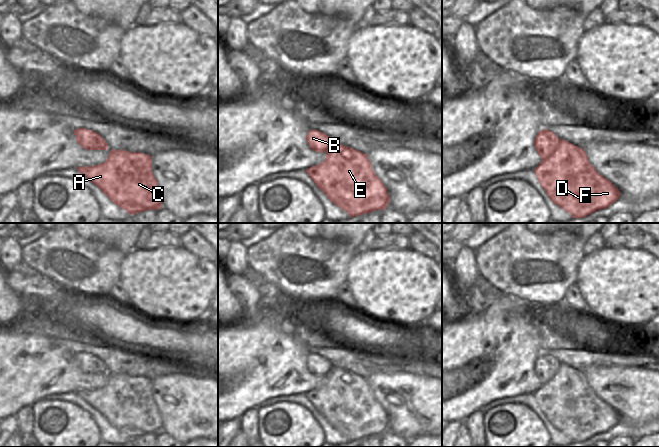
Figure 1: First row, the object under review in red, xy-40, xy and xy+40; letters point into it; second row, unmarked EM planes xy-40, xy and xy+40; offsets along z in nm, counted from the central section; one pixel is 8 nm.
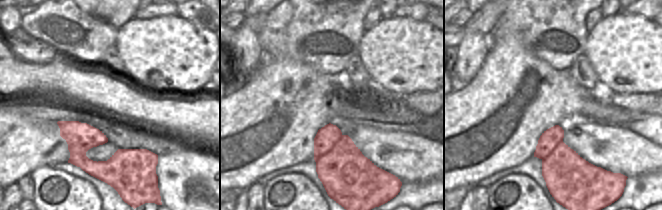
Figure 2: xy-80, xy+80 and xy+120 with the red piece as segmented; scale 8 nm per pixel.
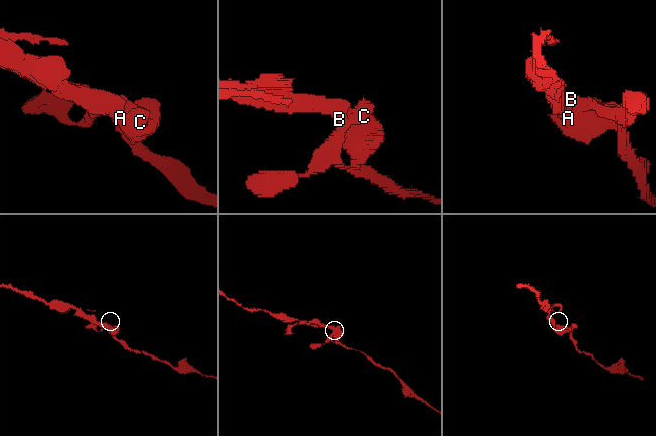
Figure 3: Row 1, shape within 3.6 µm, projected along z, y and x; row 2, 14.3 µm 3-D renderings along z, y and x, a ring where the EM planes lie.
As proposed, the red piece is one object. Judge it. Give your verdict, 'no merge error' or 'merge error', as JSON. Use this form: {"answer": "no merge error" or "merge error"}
{"answer": "merge error"}

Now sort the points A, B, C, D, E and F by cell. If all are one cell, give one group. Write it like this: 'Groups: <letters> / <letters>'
Groups: A C D E F / B.

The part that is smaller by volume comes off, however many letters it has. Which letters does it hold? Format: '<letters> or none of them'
A, C, D, E, F

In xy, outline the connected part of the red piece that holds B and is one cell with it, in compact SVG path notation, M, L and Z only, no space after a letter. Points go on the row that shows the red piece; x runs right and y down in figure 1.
M309 130L306 141L310 149L315 152L327 152L334 145L329 136L317 130Z

